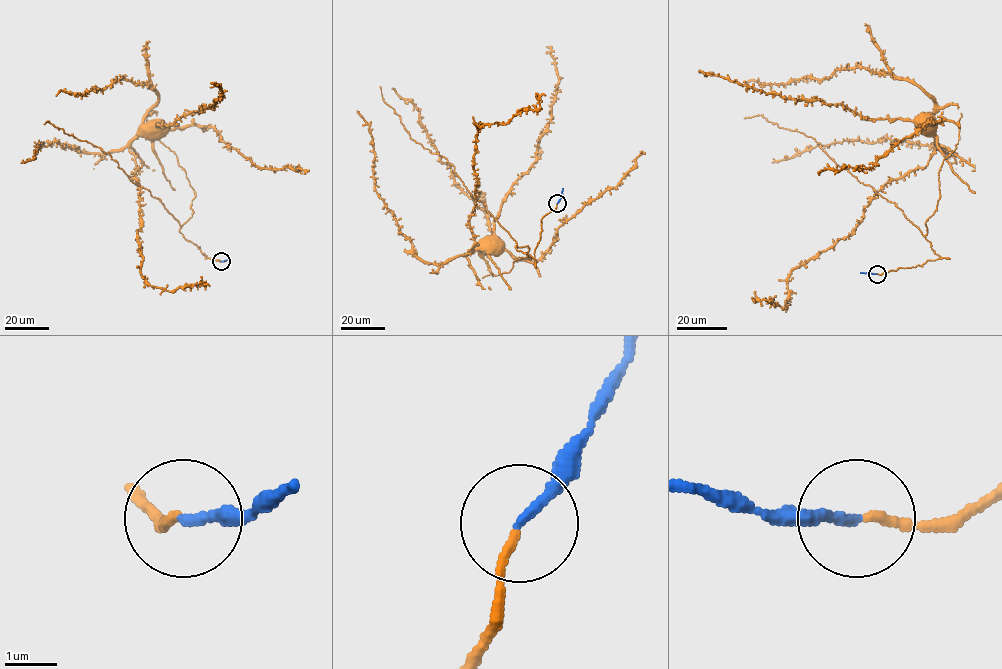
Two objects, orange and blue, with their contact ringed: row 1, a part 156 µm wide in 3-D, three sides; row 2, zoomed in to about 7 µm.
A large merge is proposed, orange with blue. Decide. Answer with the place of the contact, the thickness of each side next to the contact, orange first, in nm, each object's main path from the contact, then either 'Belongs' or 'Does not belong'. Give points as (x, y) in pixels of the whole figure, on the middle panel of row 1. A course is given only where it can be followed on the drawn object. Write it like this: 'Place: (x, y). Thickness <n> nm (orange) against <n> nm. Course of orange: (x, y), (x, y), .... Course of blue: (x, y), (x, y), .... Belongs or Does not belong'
Place: (557, 203). Thickness 150 nm (orange) against 170 nm. Course of orange: (557, 203), (541, 220), (534, 259), (516, 250), (477, 201), (469, 219), (474, 244), (465, 255), (480, 246). Course of blue: (557, 203), (563, 188). Belongs

